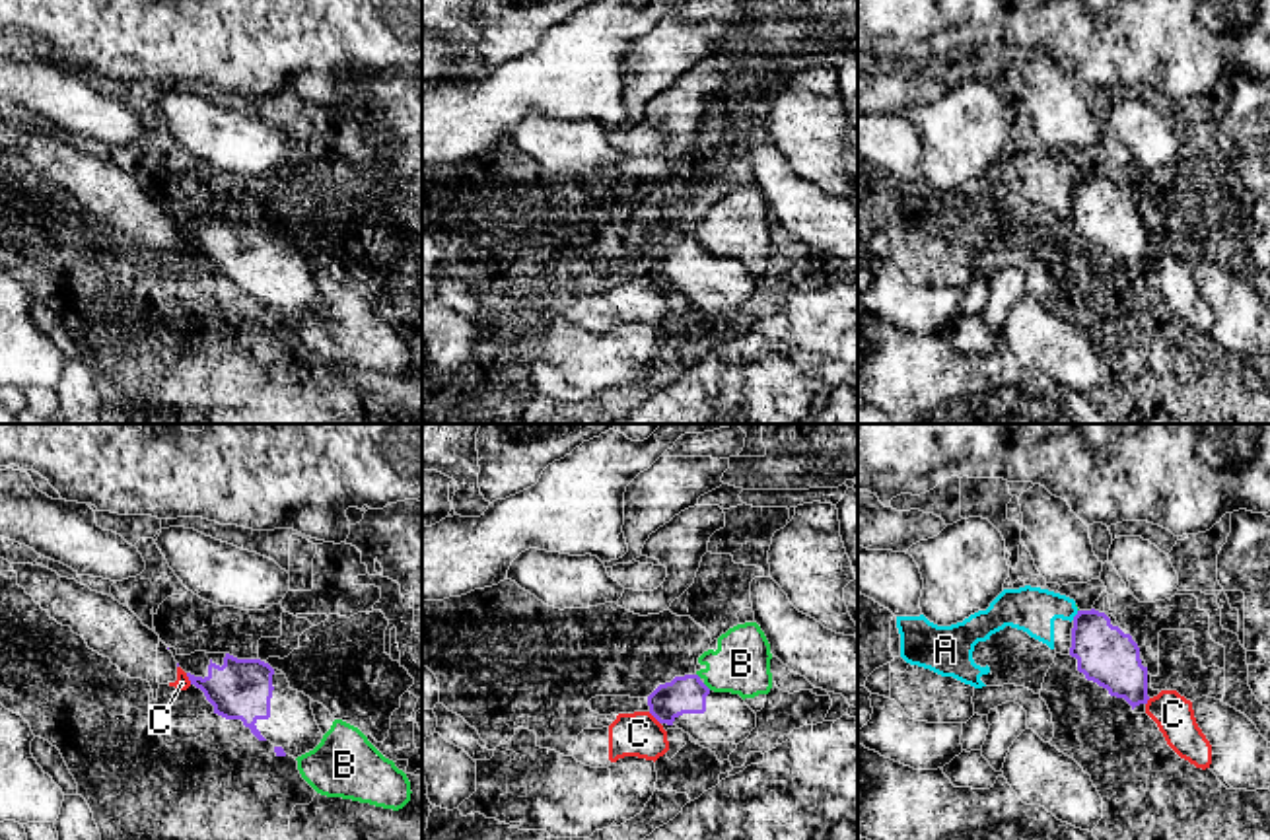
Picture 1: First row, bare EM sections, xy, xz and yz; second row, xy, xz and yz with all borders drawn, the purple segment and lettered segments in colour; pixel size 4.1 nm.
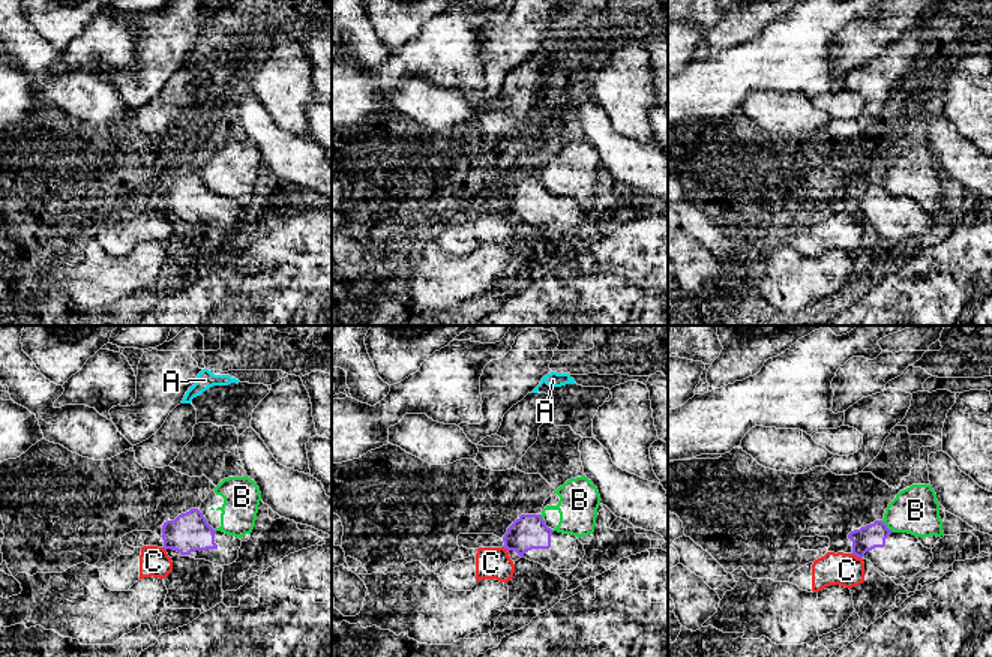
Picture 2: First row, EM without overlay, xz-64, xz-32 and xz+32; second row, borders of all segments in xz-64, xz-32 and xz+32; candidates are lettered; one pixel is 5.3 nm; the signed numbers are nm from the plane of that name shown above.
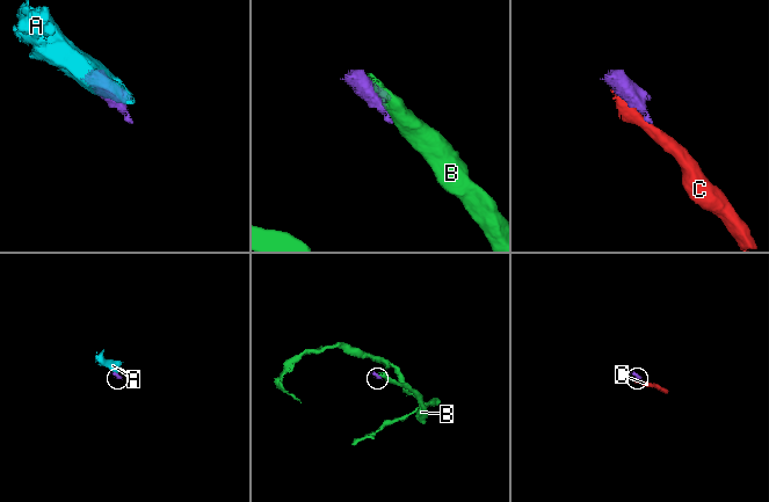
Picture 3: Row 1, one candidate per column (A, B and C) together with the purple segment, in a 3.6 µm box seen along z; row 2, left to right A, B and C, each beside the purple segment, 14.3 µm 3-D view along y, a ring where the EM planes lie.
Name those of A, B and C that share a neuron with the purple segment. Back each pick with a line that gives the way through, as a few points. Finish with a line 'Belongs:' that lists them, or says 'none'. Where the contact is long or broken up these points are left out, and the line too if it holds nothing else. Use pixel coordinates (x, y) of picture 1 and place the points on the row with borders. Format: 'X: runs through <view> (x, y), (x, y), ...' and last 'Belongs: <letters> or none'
Belongs: none

